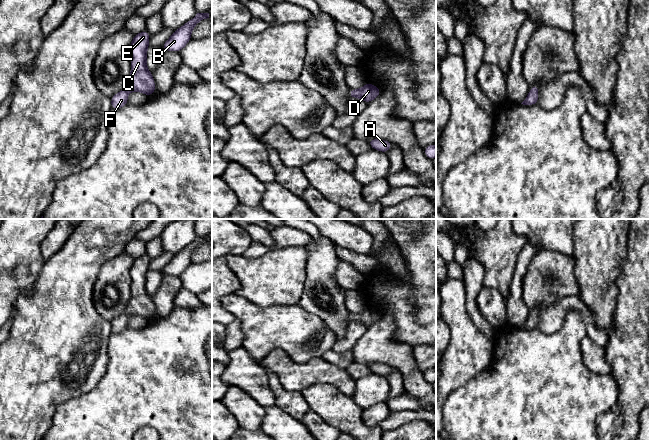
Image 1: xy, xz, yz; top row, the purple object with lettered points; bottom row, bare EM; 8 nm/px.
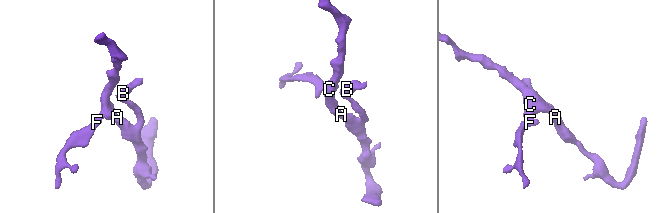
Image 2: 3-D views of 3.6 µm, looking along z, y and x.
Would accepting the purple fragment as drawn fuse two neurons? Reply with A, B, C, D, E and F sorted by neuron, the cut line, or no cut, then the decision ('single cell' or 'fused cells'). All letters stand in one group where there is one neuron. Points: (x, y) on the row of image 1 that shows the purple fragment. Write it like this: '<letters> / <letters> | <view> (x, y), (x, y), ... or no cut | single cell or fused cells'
A B C D E F | no cut | single cell

